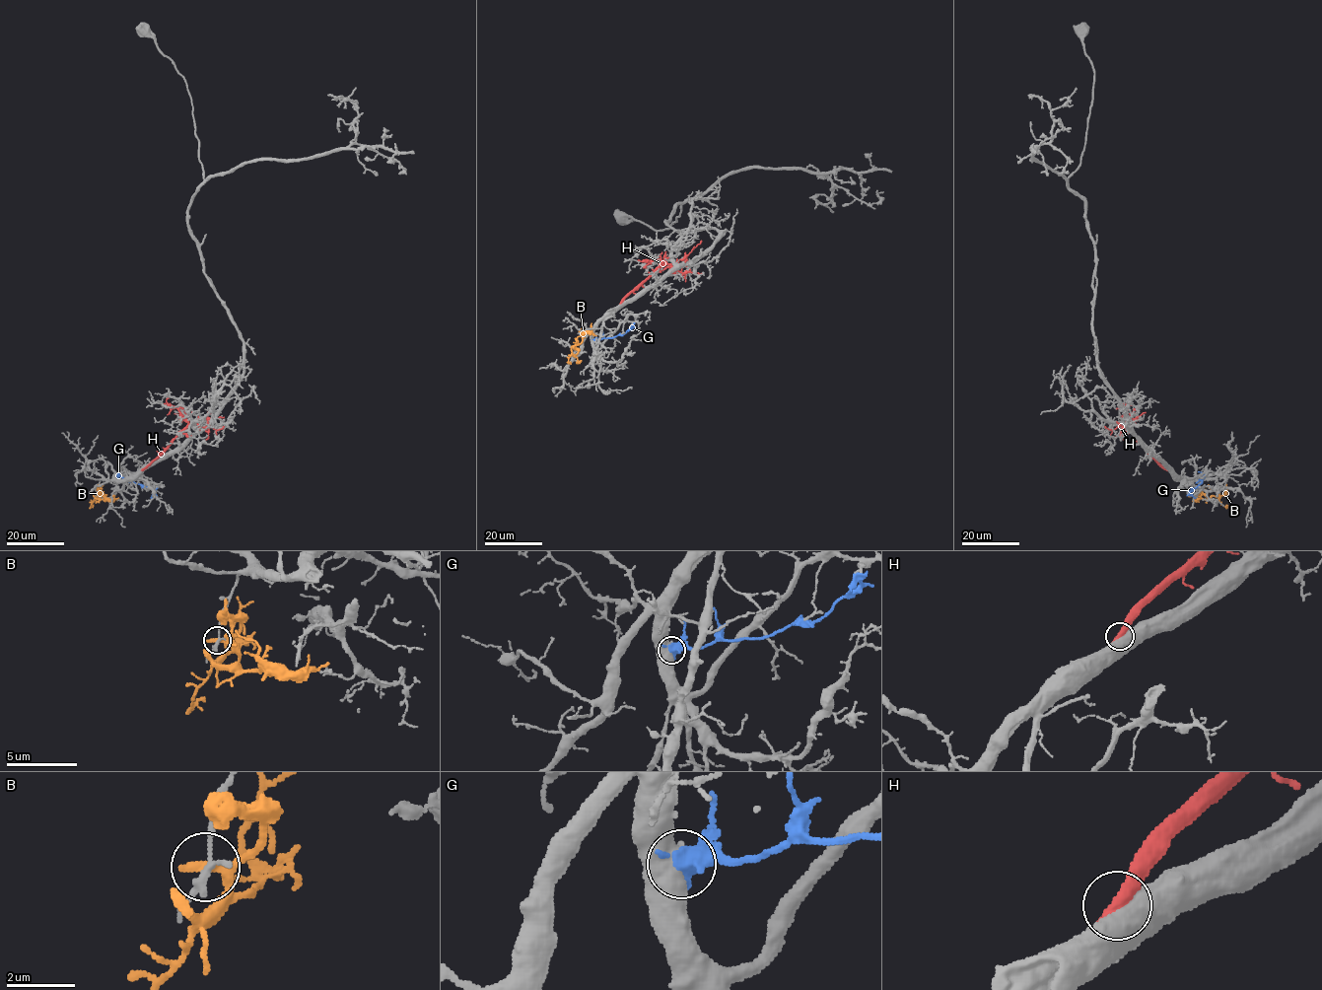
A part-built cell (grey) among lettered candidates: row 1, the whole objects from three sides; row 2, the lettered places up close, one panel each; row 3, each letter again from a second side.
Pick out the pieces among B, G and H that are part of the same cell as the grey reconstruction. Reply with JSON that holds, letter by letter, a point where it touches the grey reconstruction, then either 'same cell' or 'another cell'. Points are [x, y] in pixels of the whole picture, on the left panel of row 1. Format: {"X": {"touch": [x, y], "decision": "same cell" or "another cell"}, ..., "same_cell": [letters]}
{"B": {"touch": [96, 493], "decision": "another cell"}, "G": {"touch": [116, 474], "decision": "another cell"}, "H": {"touch": [143, 469], "decision": "another cell"}, "same_cell": []}

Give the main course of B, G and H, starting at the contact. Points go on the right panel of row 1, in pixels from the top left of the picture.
B: (1218, 493), (1218, 497), (1208, 499), (1187, 495)
G: (1204, 474), (1198, 487), (1191, 491), (1195, 498)
H: (1167, 468), (1132, 432), (1130, 423), (1113, 429), (1104, 426)

